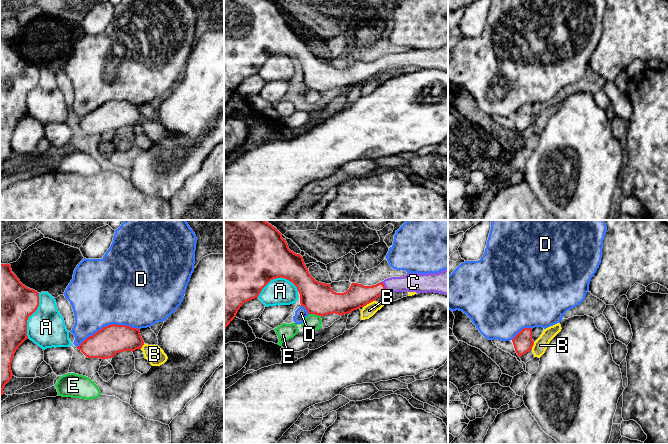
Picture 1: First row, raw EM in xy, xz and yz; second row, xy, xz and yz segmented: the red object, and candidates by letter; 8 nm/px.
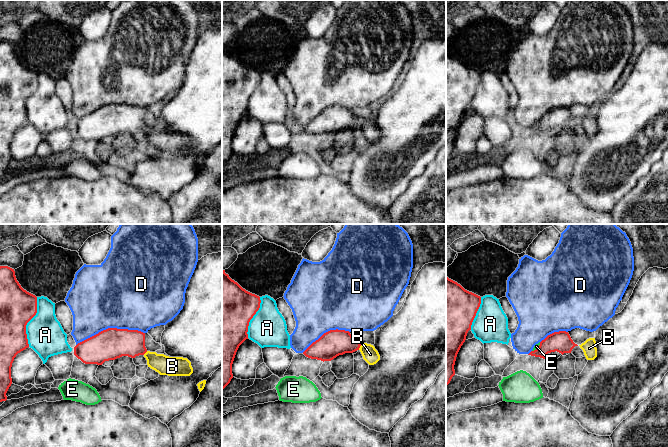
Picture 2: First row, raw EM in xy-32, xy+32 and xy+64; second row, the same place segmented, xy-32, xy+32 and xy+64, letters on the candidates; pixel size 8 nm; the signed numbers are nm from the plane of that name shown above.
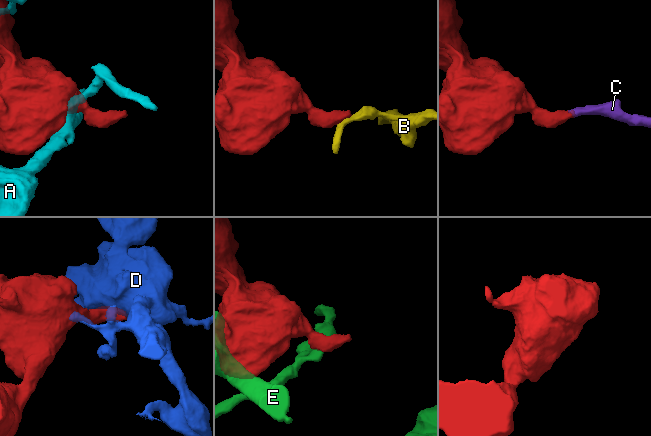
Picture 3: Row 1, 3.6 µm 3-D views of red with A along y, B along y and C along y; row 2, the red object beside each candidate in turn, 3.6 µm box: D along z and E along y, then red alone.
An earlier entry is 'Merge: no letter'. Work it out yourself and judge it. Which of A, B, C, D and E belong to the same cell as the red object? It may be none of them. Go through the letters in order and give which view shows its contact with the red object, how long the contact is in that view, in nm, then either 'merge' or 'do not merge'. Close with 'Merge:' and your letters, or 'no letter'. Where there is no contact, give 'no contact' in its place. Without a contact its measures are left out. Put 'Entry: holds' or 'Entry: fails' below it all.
A: meets red in xz; contact 340 nm long; do not merge
B: meets red in xz; contact 110 nm long; do not merge
C: meets red in xz; contact 110 nm long; merge
D: meets red in xy; contact 550 nm long; do not merge
E: meets red in xz; contact 110 nm long; do not merge
Merge: C
Entry: fails

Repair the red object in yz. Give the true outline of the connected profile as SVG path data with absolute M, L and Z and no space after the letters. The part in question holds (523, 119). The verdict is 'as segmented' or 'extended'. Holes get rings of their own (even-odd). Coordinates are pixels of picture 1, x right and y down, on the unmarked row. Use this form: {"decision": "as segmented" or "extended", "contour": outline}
{"decision": "as segmented", "contour": "M522 105L512 116L515 127L519 133L532 126L534 117L532 116L532 105Z"}

